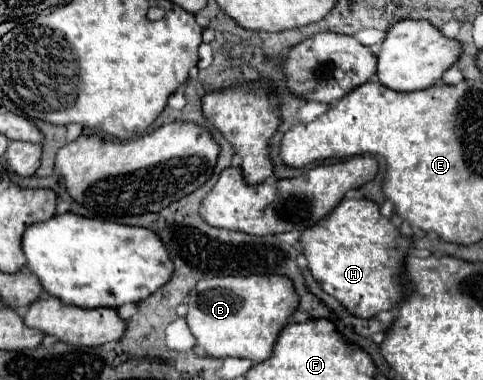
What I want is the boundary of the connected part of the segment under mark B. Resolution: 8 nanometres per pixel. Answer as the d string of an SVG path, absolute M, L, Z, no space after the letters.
M284 275L212 277L202 279L188 297L186 323L198 345L212 357L242 357L260 363L270 357L274 339L296 313L300 297Z

